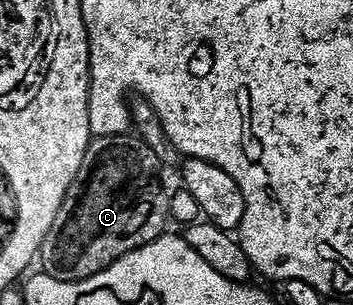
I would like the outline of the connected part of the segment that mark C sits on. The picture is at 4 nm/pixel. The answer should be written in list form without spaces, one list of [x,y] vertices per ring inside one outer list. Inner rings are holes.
[[[139,135],[131,136],[95,137],[85,151],[81,171],[77,171],[77,179],[73,179],[65,195],[65,203],[61,203],[61,211],[57,211],[57,219],[53,219],[53,227],[49,227],[49,235],[45,235],[41,250],[42,272],[48,273],[53,279],[89,279],[117,263],[117,259],[153,243],[168,232],[171,202],[168,190],[163,190],[163,181],[159,178],[161,166],[143,139]]]

